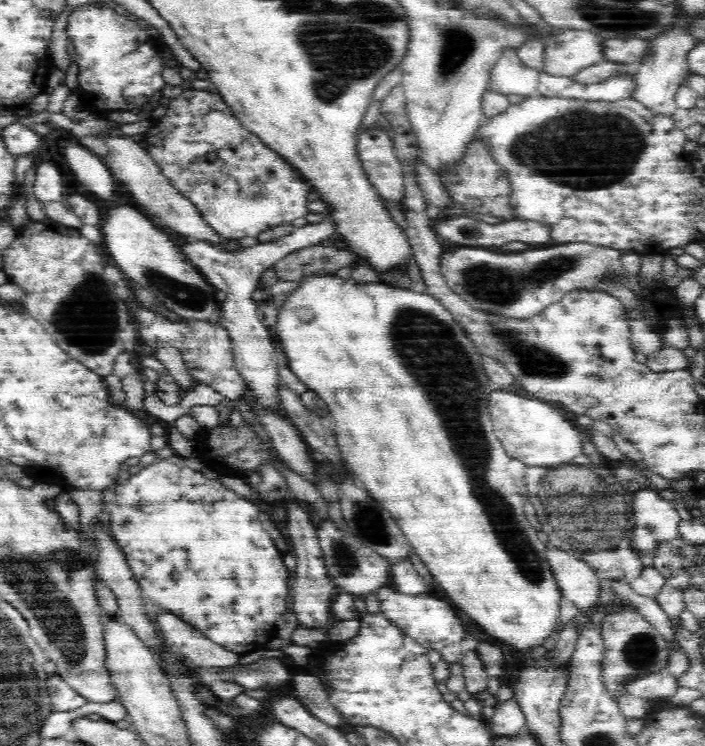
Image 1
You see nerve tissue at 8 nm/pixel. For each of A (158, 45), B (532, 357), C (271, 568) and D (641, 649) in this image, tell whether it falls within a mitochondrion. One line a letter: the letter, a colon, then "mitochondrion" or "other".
A: other
B: mitochondrion
C: other
D: mitochondrion

